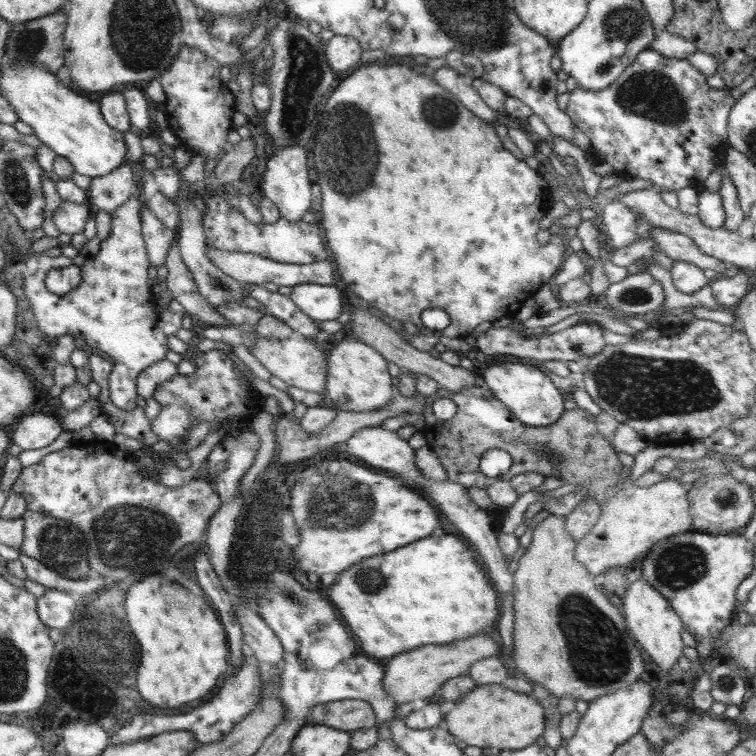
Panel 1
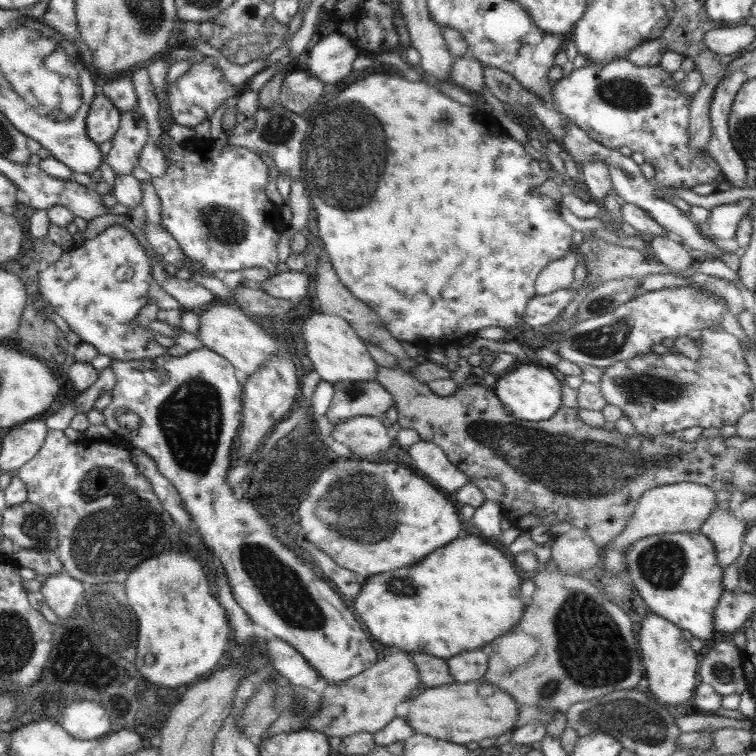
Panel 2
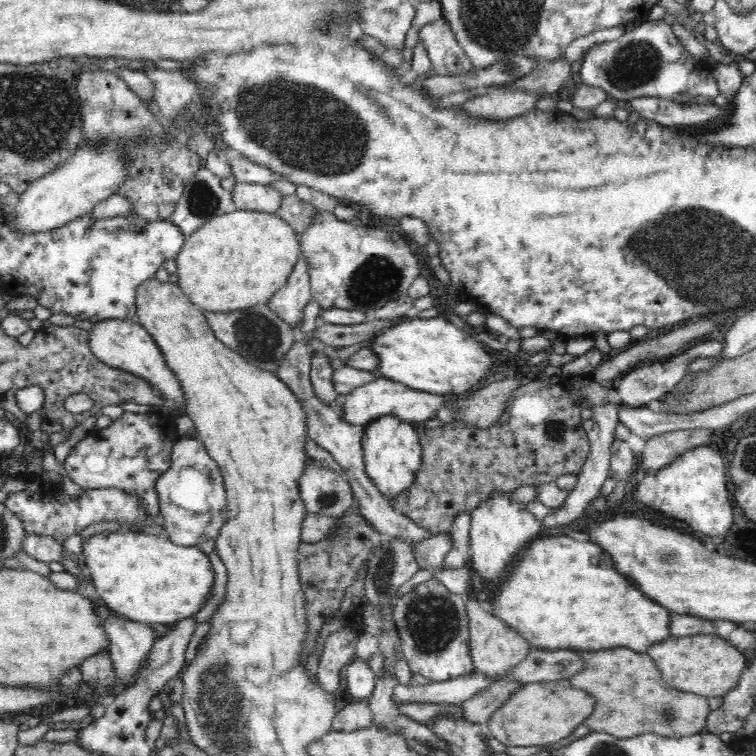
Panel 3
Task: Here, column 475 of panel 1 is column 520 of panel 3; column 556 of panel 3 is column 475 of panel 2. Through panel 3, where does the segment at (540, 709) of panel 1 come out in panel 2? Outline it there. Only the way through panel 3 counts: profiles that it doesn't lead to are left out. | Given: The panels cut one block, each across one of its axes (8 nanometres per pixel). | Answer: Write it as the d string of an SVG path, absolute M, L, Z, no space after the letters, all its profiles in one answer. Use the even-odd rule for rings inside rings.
M454 681L447 685L440 685L435 687L426 687L423 692L418 694L412 699L408 698L401 704L401 708L405 703L409 704L407 712L401 712L405 715L408 724L418 734L427 734L432 738L440 740L448 740L459 745L466 745L468 742L477 742L483 738L492 738L493 736L499 737L504 732L514 730L518 720L519 704L499 686L493 685L494 694L492 696L480 696L478 694L478 687L480 682L472 681L461 683Z

